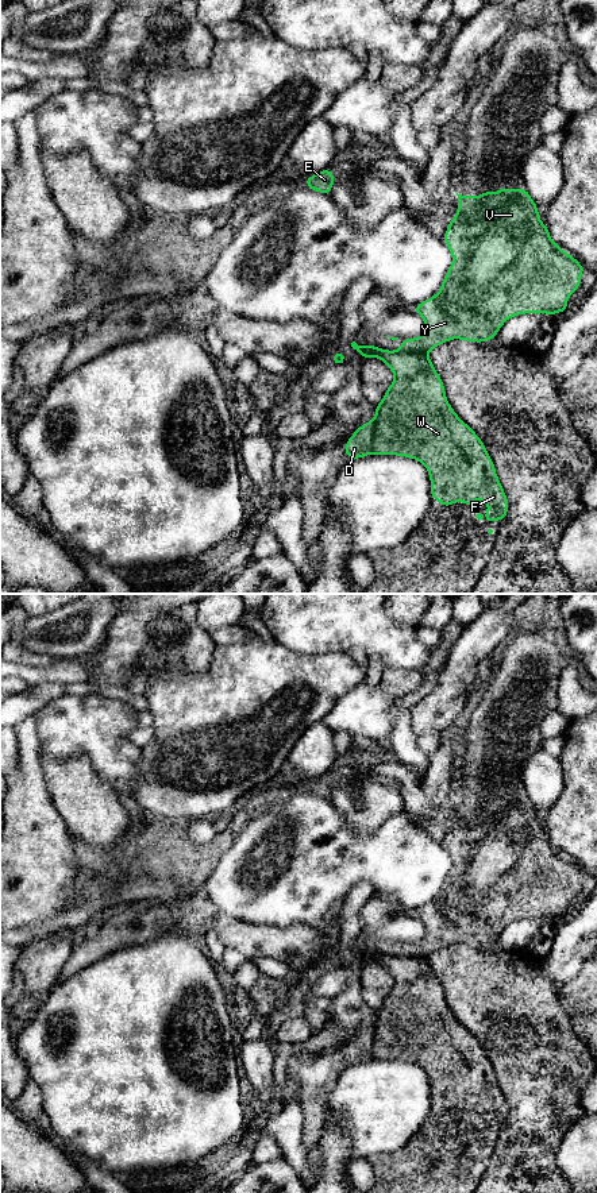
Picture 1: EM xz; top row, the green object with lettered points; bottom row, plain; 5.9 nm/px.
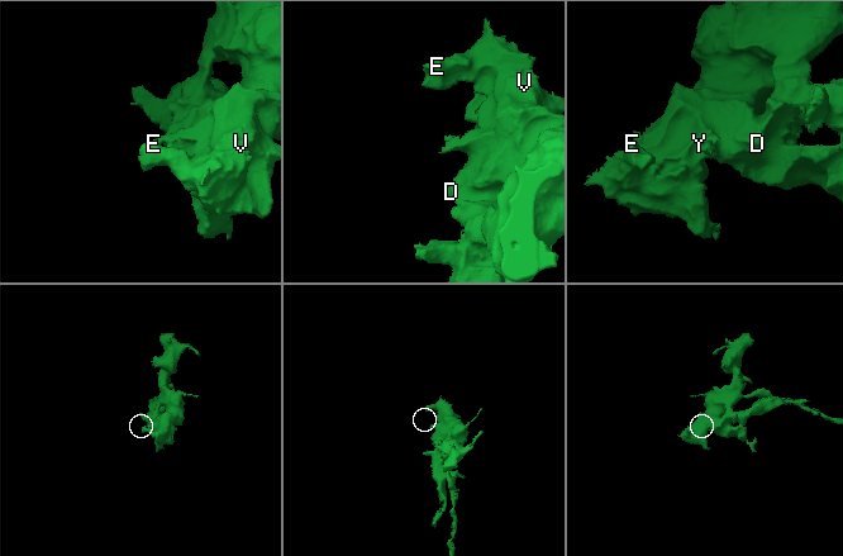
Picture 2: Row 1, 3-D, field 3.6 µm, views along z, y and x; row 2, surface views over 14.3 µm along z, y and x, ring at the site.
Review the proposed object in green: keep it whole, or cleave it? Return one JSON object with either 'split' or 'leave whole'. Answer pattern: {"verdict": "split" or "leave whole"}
{"verdict": "split"}

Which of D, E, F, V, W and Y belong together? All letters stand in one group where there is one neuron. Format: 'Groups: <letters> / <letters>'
Groups: D E V Y / F W

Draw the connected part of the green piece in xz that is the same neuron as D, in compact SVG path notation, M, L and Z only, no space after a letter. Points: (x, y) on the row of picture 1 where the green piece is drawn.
M375 416L370 422L361 425L351 437L348 437L344 452L355 460L371 453Z

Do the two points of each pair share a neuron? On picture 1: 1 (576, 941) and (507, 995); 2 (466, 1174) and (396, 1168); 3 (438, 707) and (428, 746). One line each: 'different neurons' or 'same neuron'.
1: different neurons
2: same neuron
3: different neurons

